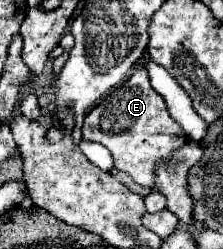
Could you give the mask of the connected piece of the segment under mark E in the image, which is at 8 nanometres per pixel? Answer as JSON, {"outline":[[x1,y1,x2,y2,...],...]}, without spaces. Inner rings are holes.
{"outline":[[136,68,134,74,114,92,110,92,82,124,82,138,98,142,114,156,114,166,132,176,144,188,156,188,154,176,160,162,168,160,180,146,186,144,186,134,172,120,164,98,150,86,146,68]]}

